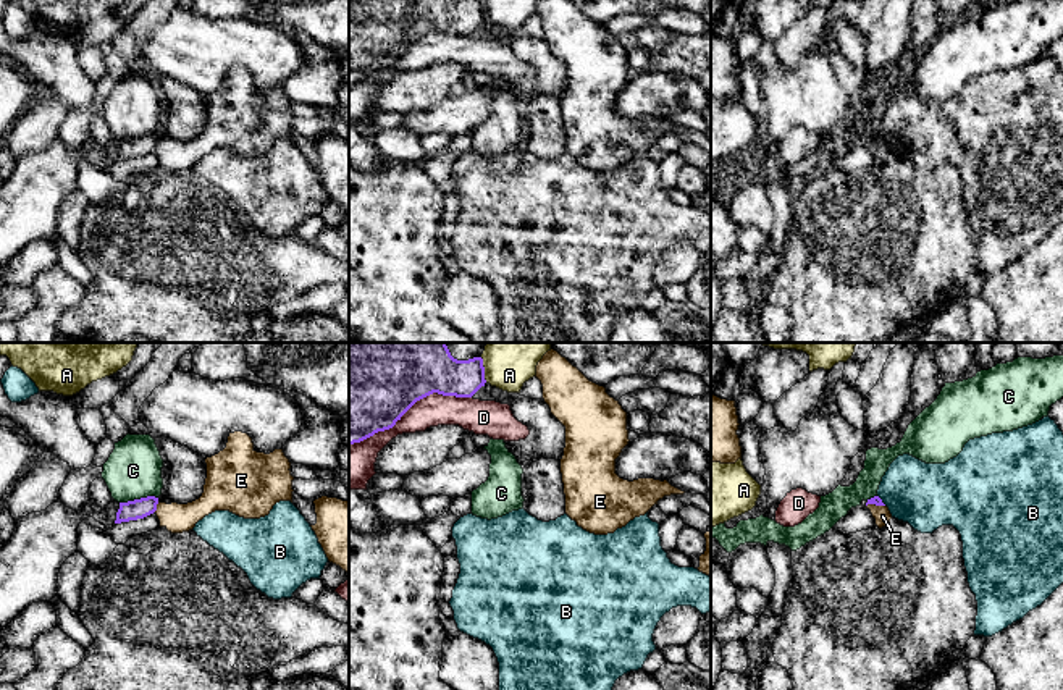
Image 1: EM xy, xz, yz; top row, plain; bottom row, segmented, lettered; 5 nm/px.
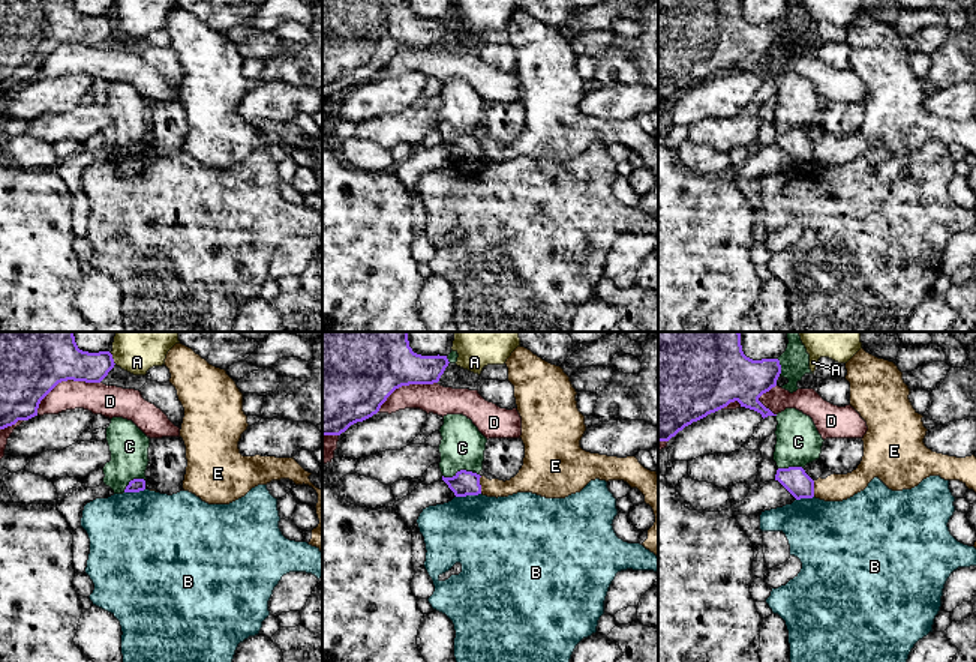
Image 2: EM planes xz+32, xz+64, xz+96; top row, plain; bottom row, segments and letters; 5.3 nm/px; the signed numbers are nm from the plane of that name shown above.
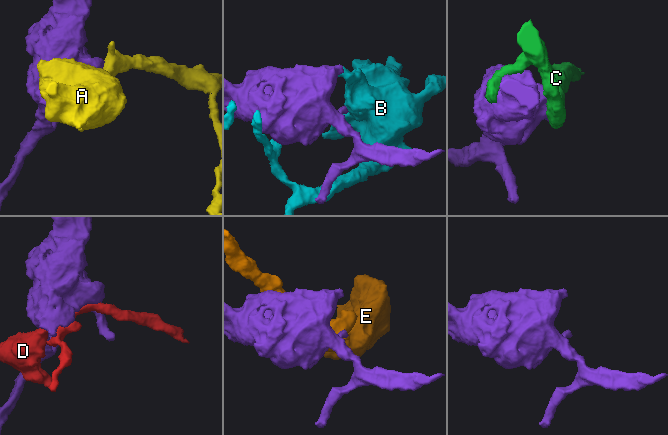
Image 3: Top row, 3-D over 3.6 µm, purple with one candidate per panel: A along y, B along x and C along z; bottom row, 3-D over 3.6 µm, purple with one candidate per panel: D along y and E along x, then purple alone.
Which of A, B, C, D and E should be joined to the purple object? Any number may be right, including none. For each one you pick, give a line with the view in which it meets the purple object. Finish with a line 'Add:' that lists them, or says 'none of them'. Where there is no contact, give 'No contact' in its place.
Add: none of them

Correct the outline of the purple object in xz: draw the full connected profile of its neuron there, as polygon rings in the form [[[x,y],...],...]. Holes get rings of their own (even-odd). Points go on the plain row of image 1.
[[[349,0],[349,82],[393,66],[417,39],[433,31],[472,36],[485,21],[483,0]]]

